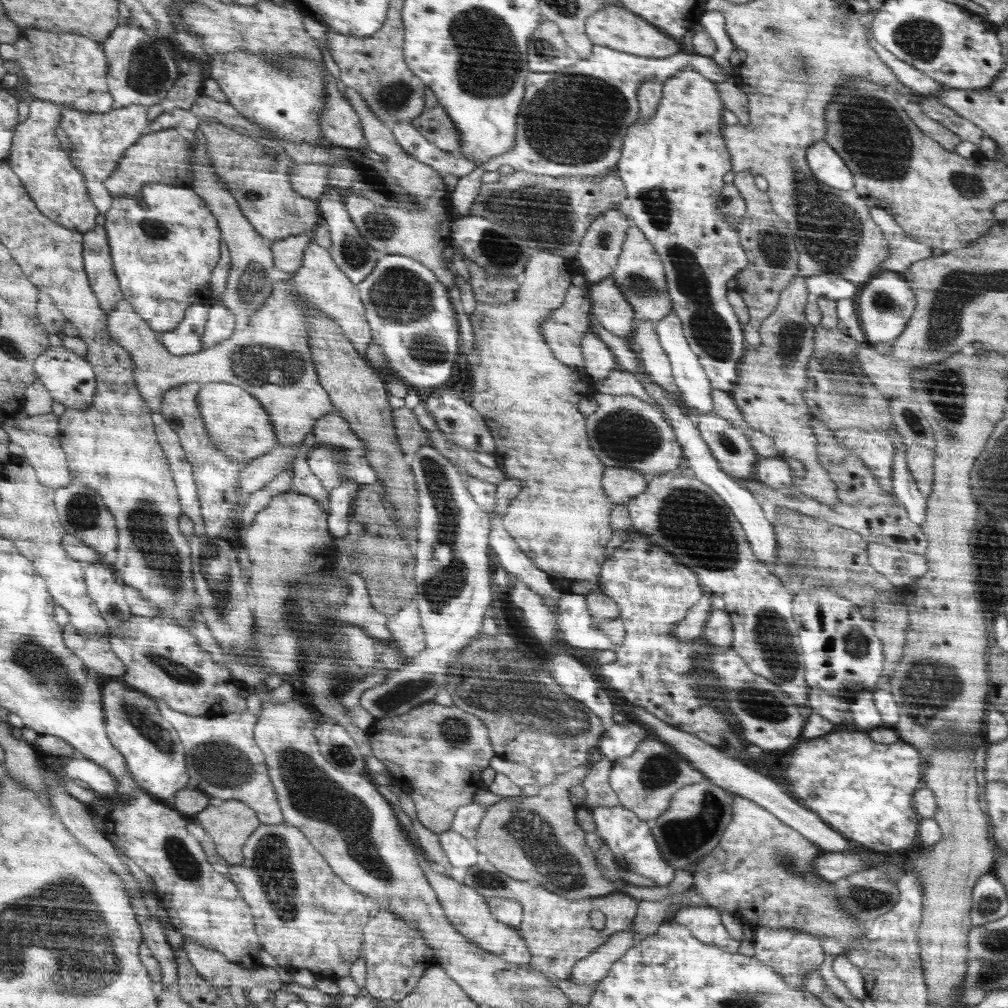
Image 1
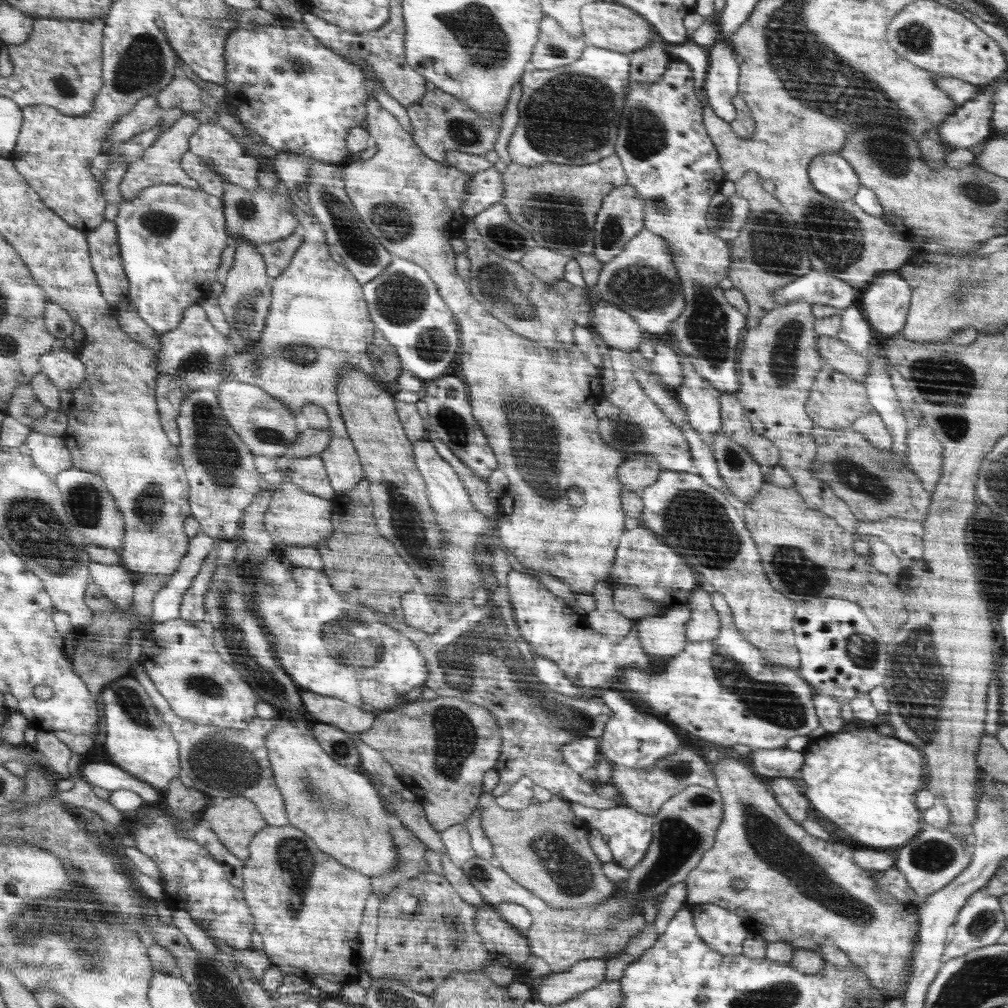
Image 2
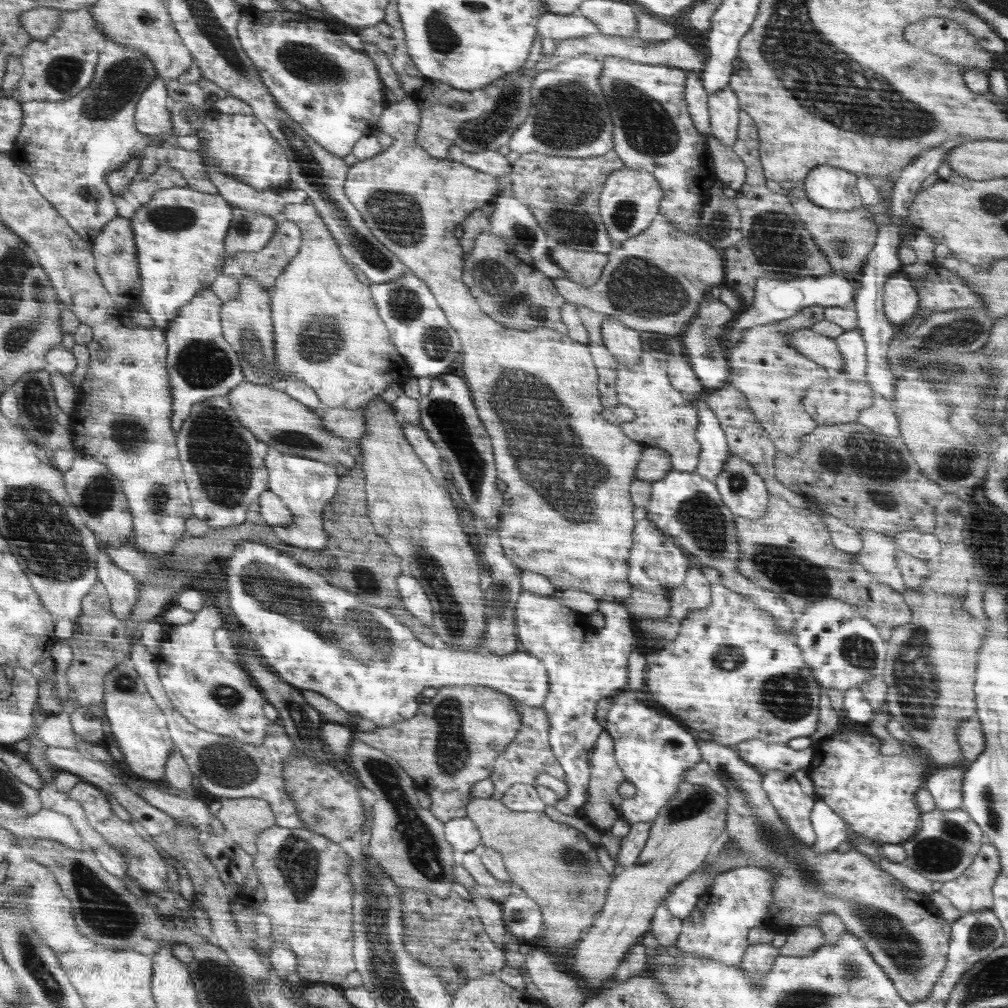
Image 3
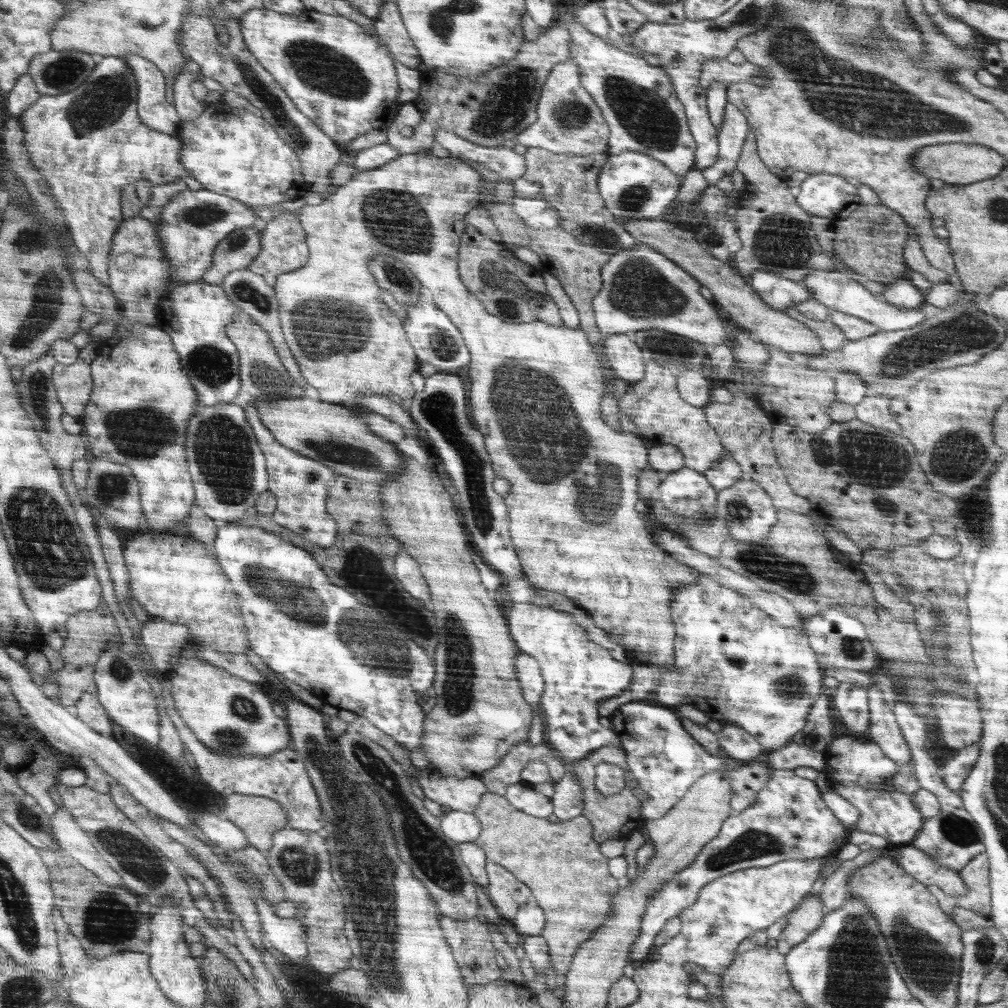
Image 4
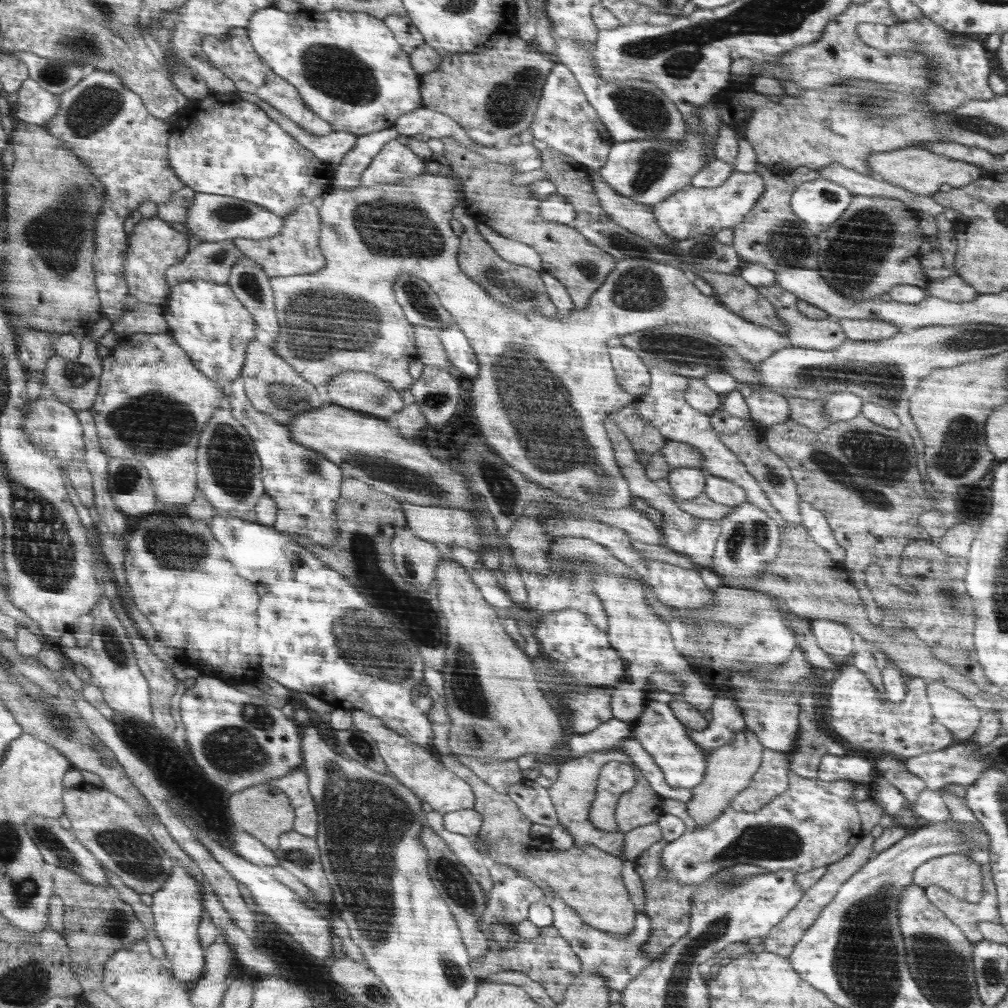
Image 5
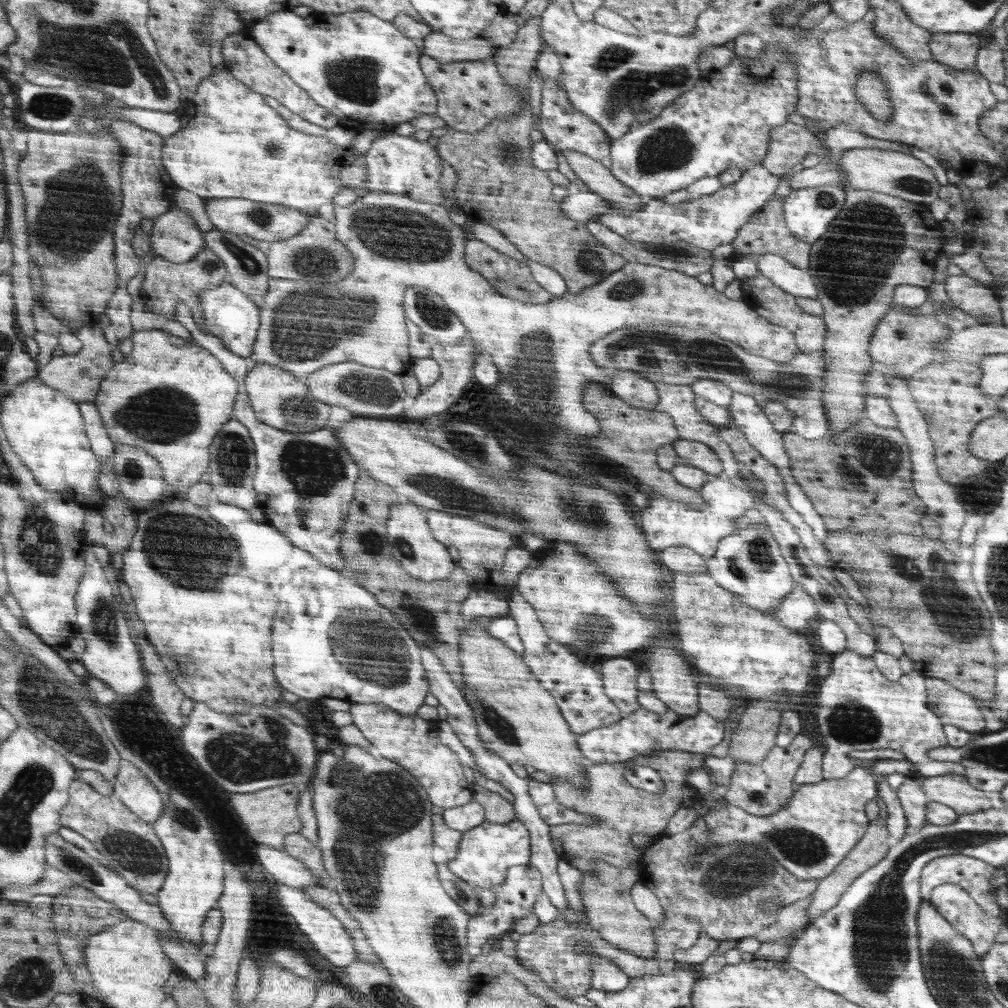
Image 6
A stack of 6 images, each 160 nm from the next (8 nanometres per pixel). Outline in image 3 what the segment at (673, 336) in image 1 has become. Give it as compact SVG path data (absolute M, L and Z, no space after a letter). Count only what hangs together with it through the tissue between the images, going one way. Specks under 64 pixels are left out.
M705 391L698 399L693 400L693 405L698 408L699 426L697 440L701 444L701 454L697 470L706 480L715 481L721 474L727 458L729 458L728 438L725 429L721 427L720 420L714 416L714 412L706 405L709 391Z

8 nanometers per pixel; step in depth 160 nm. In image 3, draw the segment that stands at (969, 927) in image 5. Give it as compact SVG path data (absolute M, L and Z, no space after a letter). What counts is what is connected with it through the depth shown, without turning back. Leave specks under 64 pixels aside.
M985 841L963 874L944 882L938 890L962 913L988 909L992 901L991 888L1000 874L999 870L998 851Z

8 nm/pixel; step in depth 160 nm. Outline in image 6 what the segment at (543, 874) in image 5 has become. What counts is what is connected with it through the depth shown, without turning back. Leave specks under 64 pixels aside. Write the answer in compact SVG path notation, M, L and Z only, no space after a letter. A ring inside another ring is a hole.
M473 783L472 795L473 799L485 808L485 822L506 824L517 819L516 809L513 808L512 801L506 800L505 797L500 796L498 793L490 792L490 789L482 788ZM597 860L595 870L591 874L582 875L579 891L589 924L598 931L600 938L620 950L627 950L629 953L648 959L657 954L657 942L652 922L635 907L631 897L631 888L639 880L640 873L637 868L630 869L629 867L622 870L603 860Z

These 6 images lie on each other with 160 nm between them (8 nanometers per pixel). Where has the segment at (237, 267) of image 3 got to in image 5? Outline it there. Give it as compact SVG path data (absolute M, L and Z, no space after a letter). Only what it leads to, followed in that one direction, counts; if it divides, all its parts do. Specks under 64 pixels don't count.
M303 204L283 217L283 230L272 238L263 238L262 240L252 240L247 238L233 239L234 244L241 250L242 255L254 260L258 266L264 269L264 272L271 279L272 277L292 276L302 274L312 274L326 267L319 247L319 238L321 238L322 220L319 210L316 206Z

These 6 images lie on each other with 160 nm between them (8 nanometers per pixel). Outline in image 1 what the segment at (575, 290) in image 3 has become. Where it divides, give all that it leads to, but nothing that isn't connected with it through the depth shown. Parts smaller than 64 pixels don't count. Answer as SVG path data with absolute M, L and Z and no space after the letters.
M632 224L629 227L621 257L617 261L617 268L609 278L618 285L618 288L624 293L625 299L633 305L637 317L651 320L656 325L673 310L673 301L669 295L668 280L661 256L658 256L653 244L641 231L641 228Z

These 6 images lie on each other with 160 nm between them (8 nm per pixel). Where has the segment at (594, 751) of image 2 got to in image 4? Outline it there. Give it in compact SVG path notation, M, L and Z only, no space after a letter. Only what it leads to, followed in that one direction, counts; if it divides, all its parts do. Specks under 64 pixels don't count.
M517 603L511 606L508 620L518 648L538 662L545 682L540 704L546 730L545 742L566 768L565 775L554 783L555 793L551 801L554 816L559 822L566 822L582 815L585 808L582 787L571 770L571 764L606 745L620 747L618 734L601 724L598 707L605 699L622 696L622 692L634 682L634 661L626 664L626 660L618 660L614 652L589 640L586 624L582 624L574 612L562 612L562 608Z

